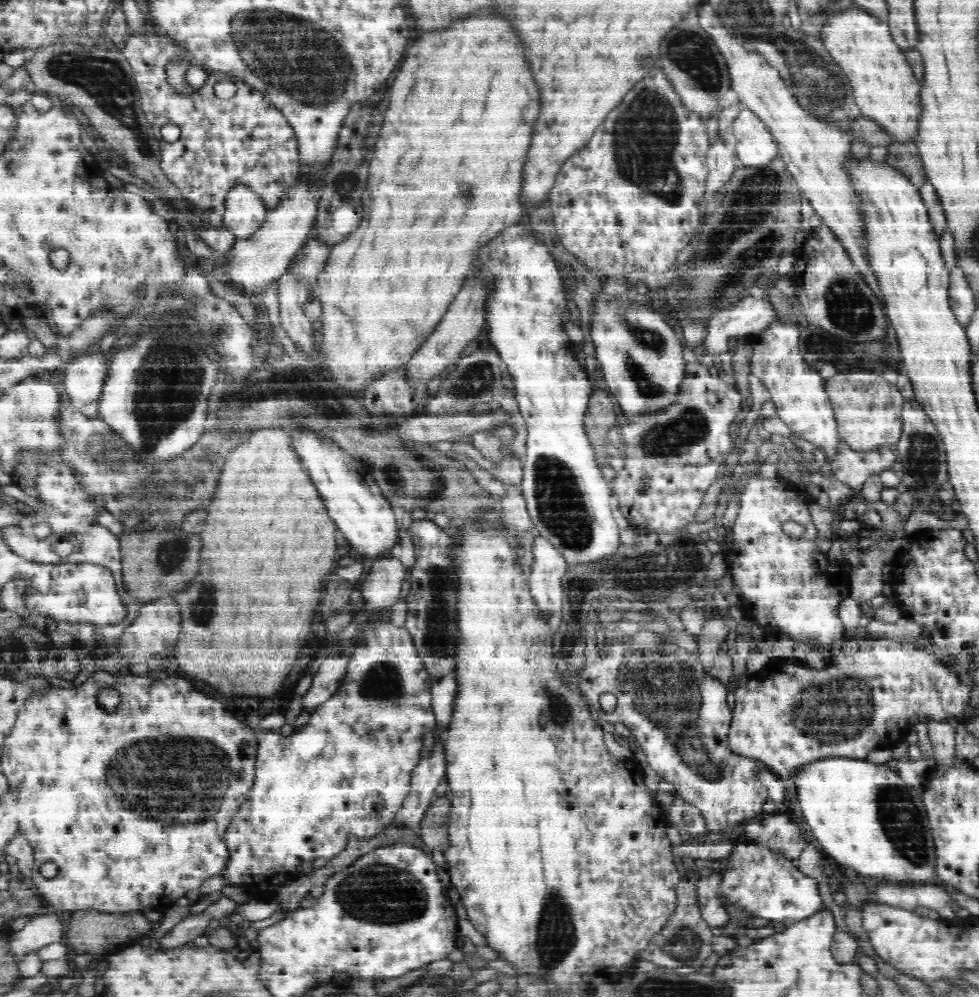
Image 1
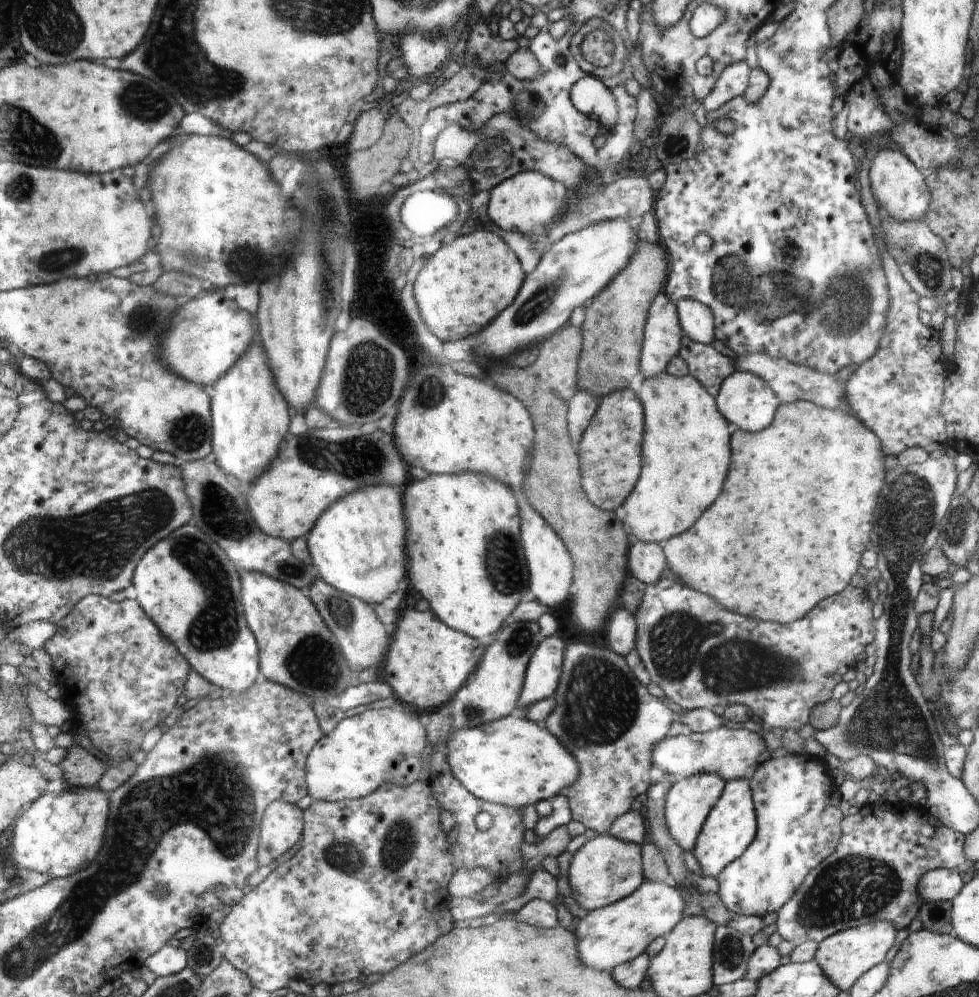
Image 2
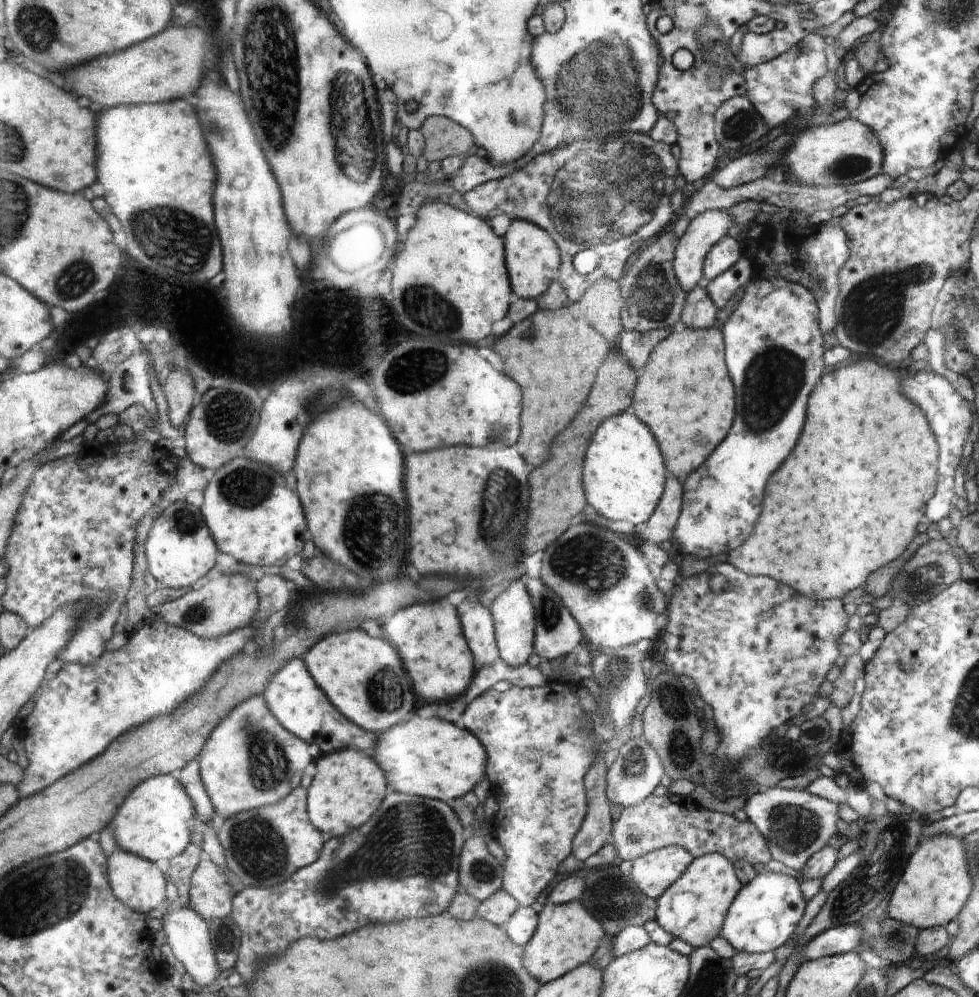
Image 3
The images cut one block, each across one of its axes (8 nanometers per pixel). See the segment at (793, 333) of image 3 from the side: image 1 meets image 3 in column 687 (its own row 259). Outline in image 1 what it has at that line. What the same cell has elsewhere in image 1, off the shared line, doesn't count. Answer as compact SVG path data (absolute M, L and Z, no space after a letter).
M516 223L514 226L508 226L502 230L498 237L495 237L489 244L481 249L478 254L478 261L476 267L488 267L488 274L496 279L496 289L492 294L492 301L488 304L488 317L486 318L487 336L492 350L496 350L500 358L506 364L505 370L510 373L514 382L513 393L516 397L521 415L524 417L527 425L527 441L526 441L526 460L524 461L524 478L522 478L521 490L524 490L526 498L526 506L530 510L532 522L538 528L538 532L542 537L546 537L558 552L566 559L568 565L570 564L588 564L588 562L598 562L598 560L606 560L618 554L620 548L620 528L614 521L612 515L612 494L610 487L606 483L606 474L602 473L602 466L598 466L598 454L594 453L594 446L590 445L590 440L584 432L584 414L586 414L586 404L588 404L588 396L590 396L592 386L586 378L586 374L580 370L580 364L576 362L574 356L574 344L570 342L568 334L562 328L562 313L564 310L572 310L572 304L566 299L566 292L564 292L564 278L563 268L554 260L548 247L544 245L541 238L531 231L528 223Z

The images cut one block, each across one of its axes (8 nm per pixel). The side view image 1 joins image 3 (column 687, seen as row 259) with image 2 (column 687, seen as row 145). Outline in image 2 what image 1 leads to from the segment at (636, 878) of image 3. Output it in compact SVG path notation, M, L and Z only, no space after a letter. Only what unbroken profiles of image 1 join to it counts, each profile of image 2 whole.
M701 773L674 782L665 798L665 822L669 834L677 840L685 852L692 852L694 849L710 810L722 795L725 782L720 775L711 773Z

